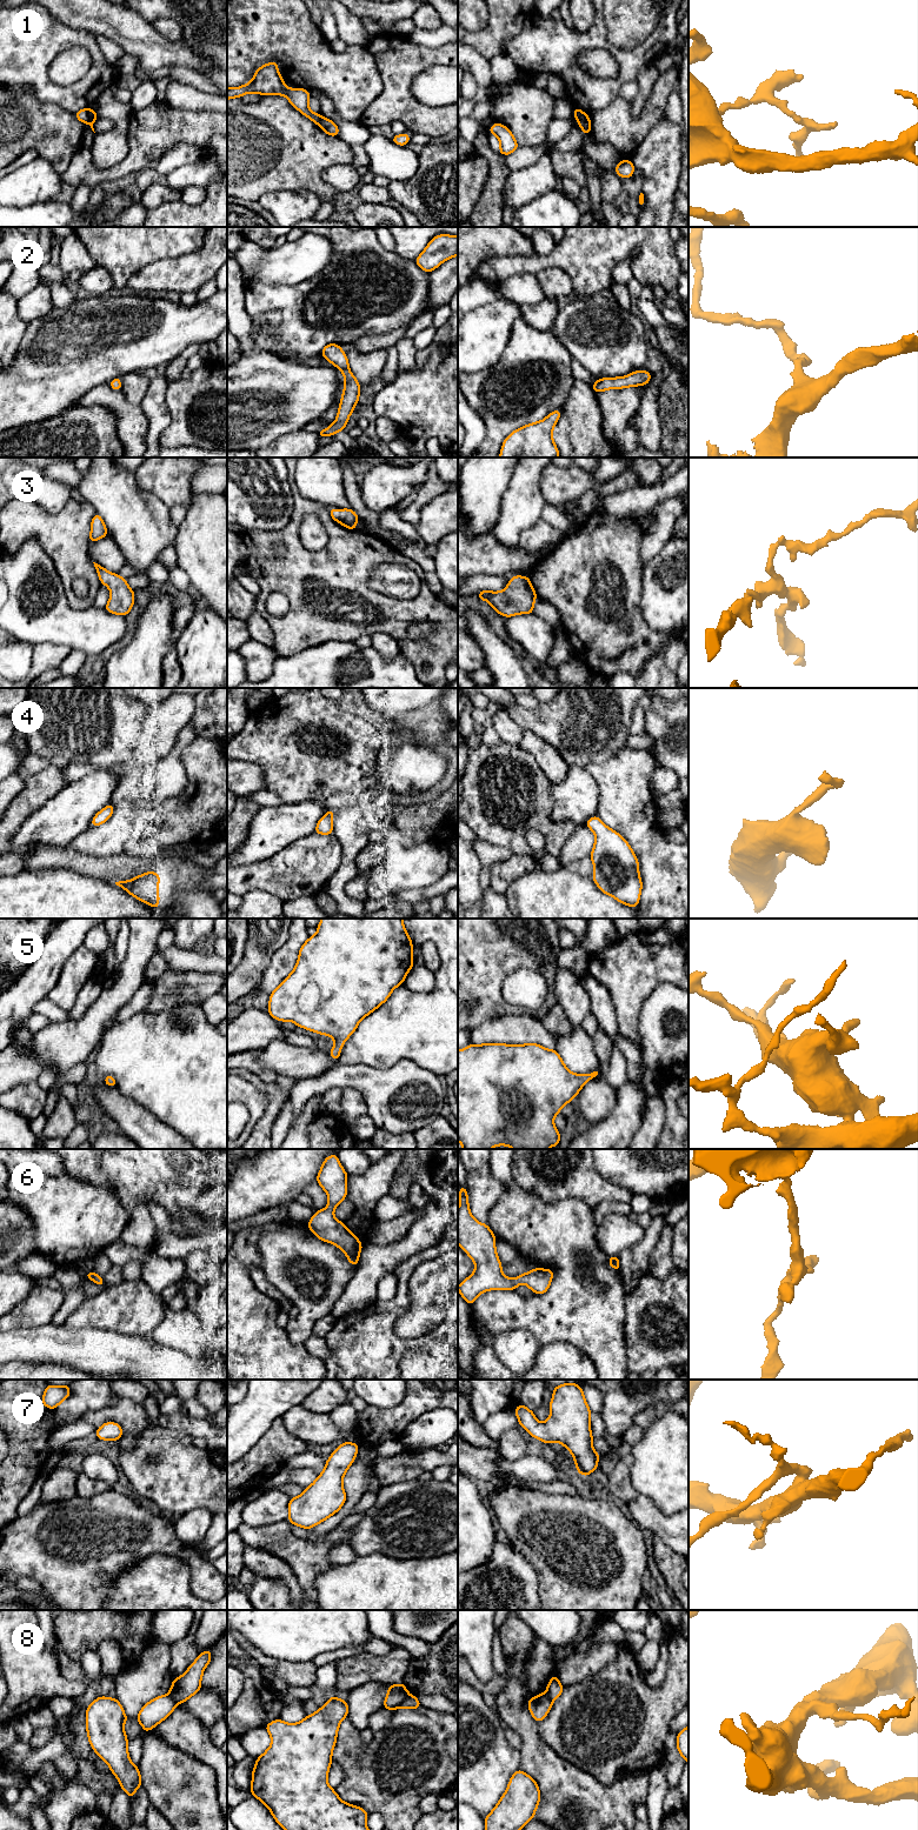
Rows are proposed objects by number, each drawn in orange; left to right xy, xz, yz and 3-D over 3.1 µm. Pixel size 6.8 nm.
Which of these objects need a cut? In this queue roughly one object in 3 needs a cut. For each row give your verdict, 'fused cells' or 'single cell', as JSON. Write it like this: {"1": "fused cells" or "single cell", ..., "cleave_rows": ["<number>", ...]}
{"1": "fused cells", "2": "single cell", "3": "single cell", "4": "single cell", "5": "single cell", "6": "single cell", "7": "single cell", "8": "fused cells", "cleave_rows": ["1", "8"]}

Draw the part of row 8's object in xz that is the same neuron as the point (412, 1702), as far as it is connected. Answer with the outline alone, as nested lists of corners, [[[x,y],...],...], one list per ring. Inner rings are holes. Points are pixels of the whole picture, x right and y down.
[[[410,1696],[398,1708],[399,1709],[418,1709],[418,1708],[421,1708],[421,1704],[418,1701],[417,1696]]]

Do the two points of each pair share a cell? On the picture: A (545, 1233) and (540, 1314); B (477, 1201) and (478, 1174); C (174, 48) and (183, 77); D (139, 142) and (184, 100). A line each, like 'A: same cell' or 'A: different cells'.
A: same cell
B: same cell
C: different cells
D: different cells

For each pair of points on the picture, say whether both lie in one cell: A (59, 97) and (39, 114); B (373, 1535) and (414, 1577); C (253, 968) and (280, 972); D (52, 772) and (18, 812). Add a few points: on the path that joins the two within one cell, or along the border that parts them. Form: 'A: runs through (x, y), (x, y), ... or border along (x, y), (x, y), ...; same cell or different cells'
A: border along (28, 88), (39, 101), (53, 102), (73, 113); different cells
B: border along (368, 1554), (381, 1553), (396, 1558), (424, 1558); different cells
C: border along (279, 947), (271, 956), (253, 990); different cells
D: runs through (47, 781), (26, 802); same cell

